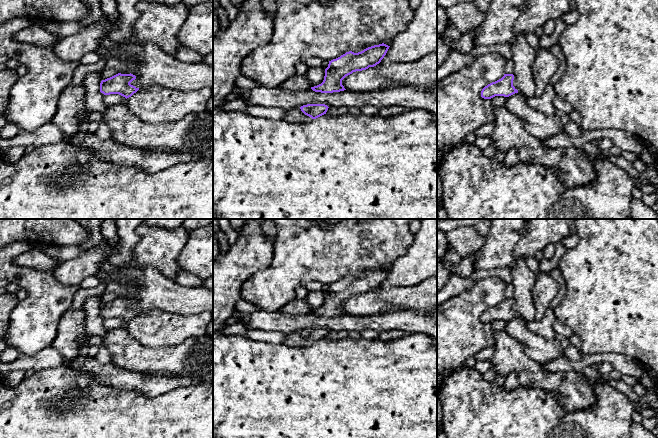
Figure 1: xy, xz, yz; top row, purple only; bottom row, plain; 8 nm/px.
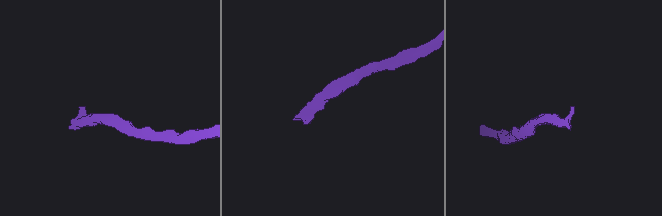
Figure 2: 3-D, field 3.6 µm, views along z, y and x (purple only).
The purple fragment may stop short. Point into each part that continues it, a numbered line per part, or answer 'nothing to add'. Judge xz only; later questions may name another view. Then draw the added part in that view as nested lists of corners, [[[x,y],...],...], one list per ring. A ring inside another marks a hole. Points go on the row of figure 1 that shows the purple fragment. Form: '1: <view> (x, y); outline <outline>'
1: xz (295, 115); outline [[[300,107],[292,108],[286,111],[283,120],[292,122],[292,123],[306,123],[313,120],[311,117],[305,115]]]

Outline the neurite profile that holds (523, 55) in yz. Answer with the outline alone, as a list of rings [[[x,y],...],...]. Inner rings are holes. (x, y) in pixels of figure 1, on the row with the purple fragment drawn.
[[[518,34],[511,42],[513,69],[513,86],[527,98],[535,96],[532,66],[537,51],[527,42],[526,35]]]

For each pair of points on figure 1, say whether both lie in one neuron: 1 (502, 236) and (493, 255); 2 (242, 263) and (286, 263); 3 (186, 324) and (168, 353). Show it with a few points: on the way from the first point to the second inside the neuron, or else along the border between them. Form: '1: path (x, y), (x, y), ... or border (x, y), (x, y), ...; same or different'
1: path (500, 241), (498, 250); same
2: border (273, 244), (272, 263), (251, 276); different
3: border (194, 337), (188, 337), (174, 345), (149, 348); different

